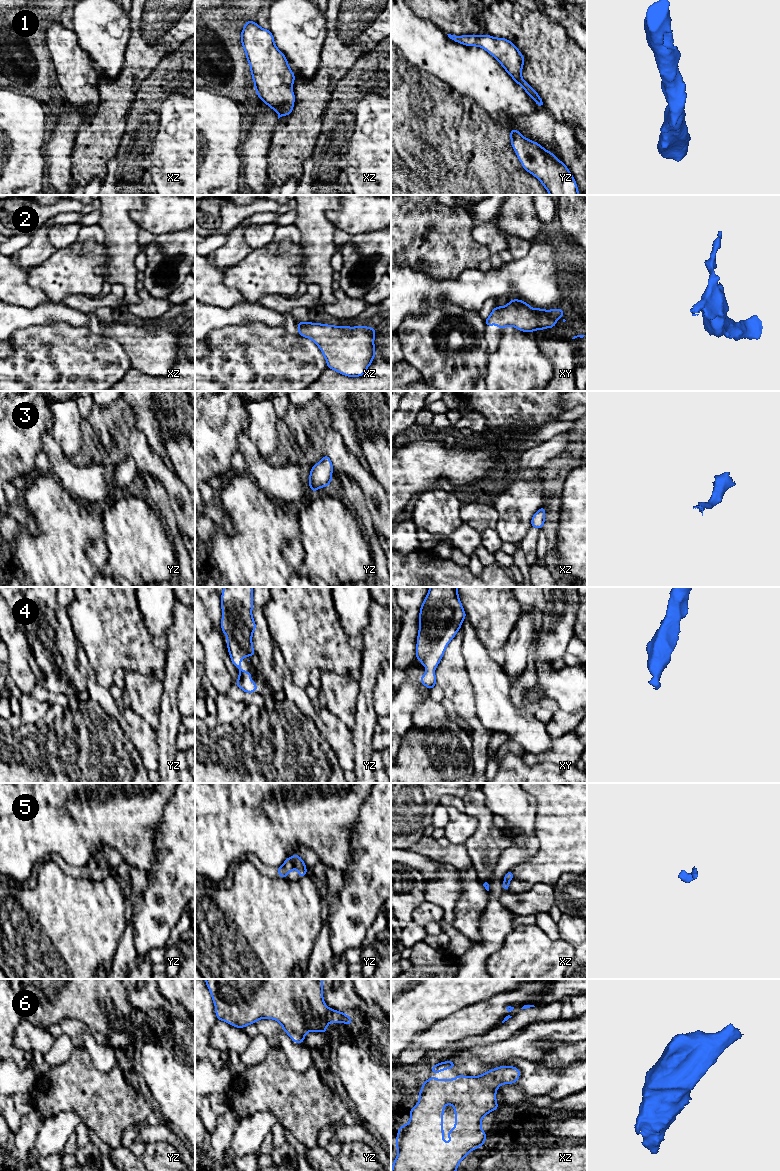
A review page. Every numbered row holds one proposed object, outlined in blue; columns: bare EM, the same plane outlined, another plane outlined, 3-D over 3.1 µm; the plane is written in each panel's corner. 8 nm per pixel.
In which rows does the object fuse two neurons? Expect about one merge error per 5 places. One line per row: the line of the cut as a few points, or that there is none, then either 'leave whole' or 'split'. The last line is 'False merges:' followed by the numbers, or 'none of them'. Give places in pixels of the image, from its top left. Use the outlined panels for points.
1: no cut; leave whole
2: no cut; leave whole
3: no cut; leave whole
4: no cut; leave whole
5: no cut; leave whole
6: no cut; leave whole
False merges: none of them

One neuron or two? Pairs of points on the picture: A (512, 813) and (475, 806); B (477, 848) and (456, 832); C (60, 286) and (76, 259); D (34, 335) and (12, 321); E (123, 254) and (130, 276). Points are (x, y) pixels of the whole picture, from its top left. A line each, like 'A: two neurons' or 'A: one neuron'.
A: two neurons
B: two neurons
C: one neuron
D: two neurons
E: one neuron

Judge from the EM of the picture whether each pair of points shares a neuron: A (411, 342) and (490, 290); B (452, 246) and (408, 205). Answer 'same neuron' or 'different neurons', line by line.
A: different neurons
B: same neuron

